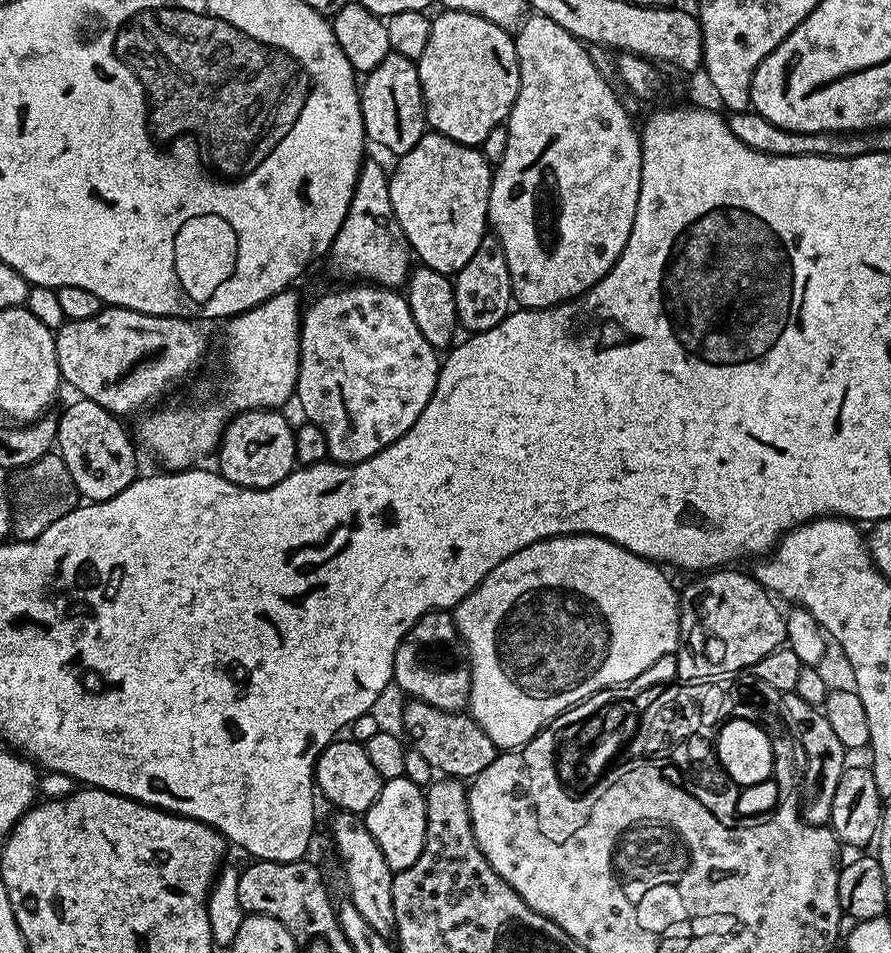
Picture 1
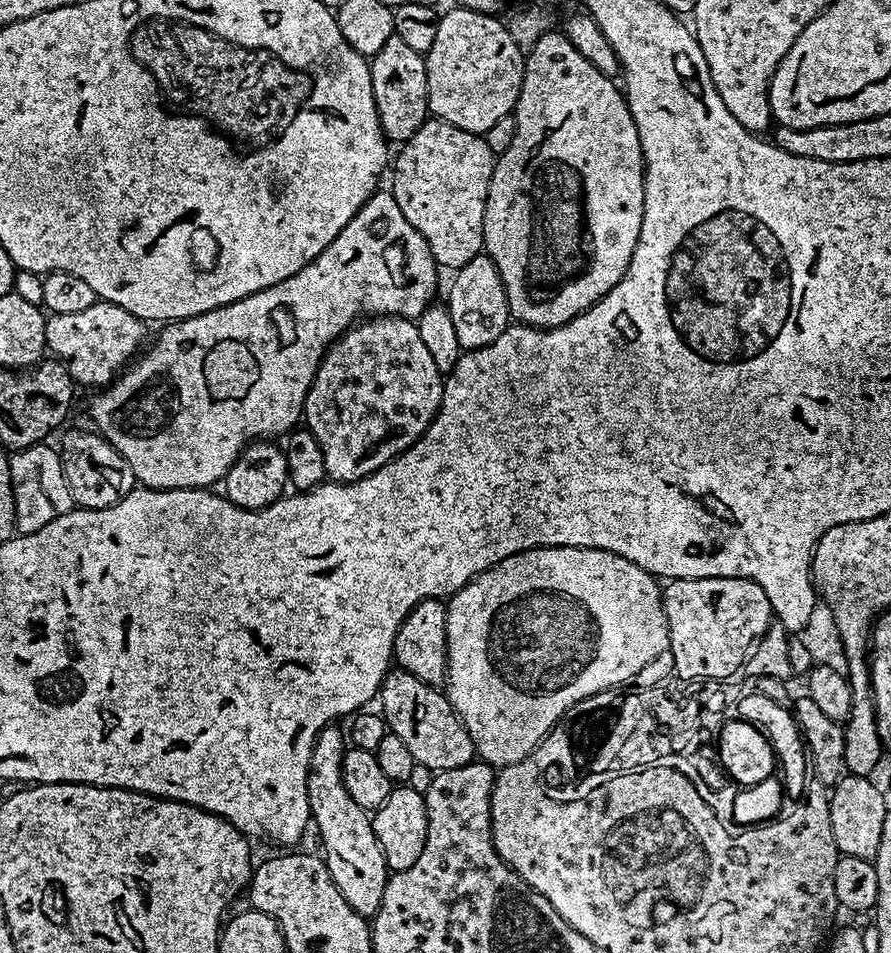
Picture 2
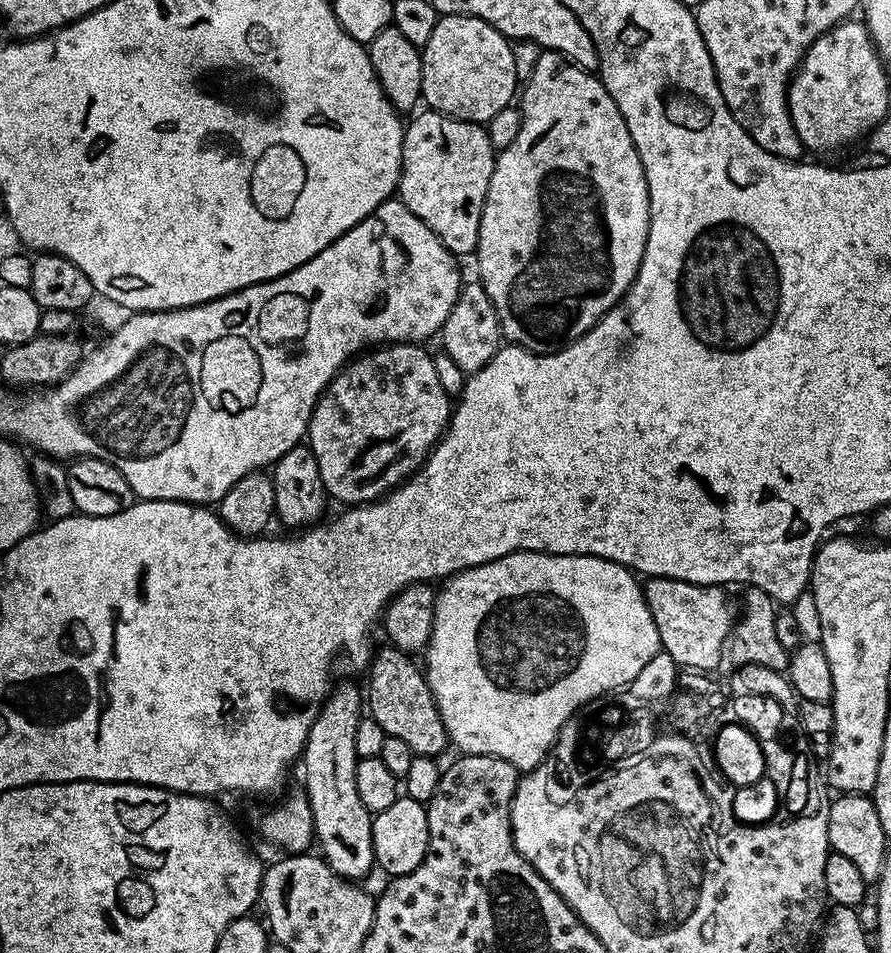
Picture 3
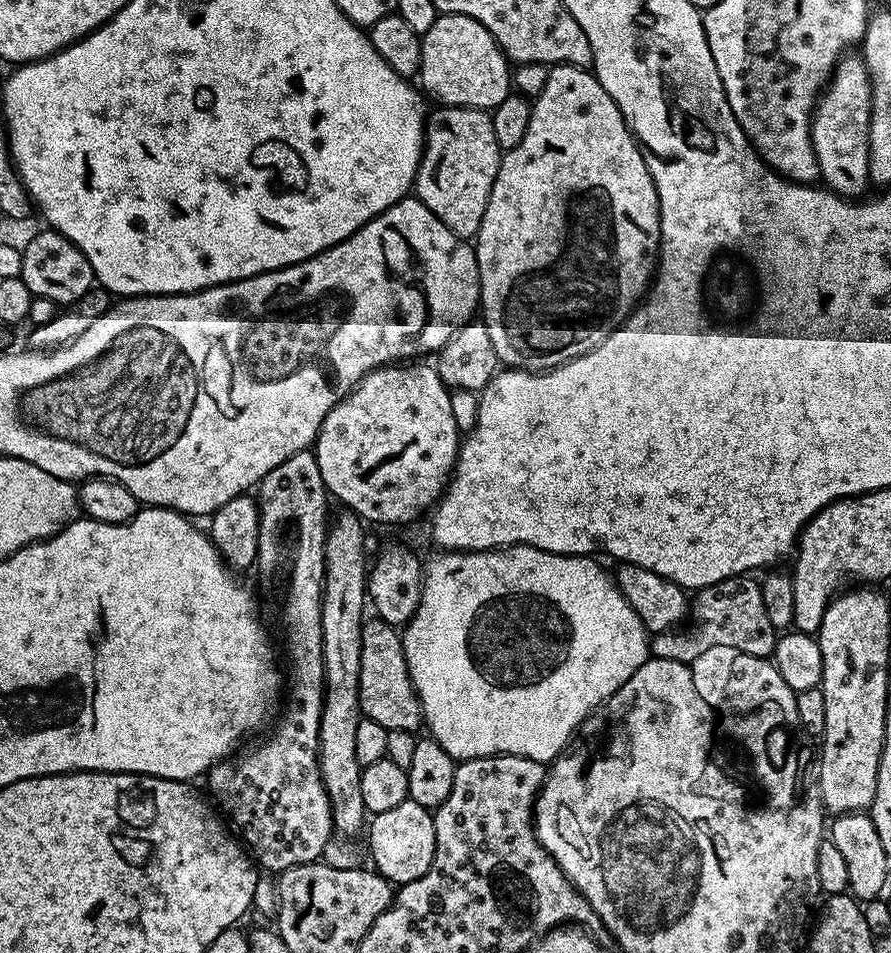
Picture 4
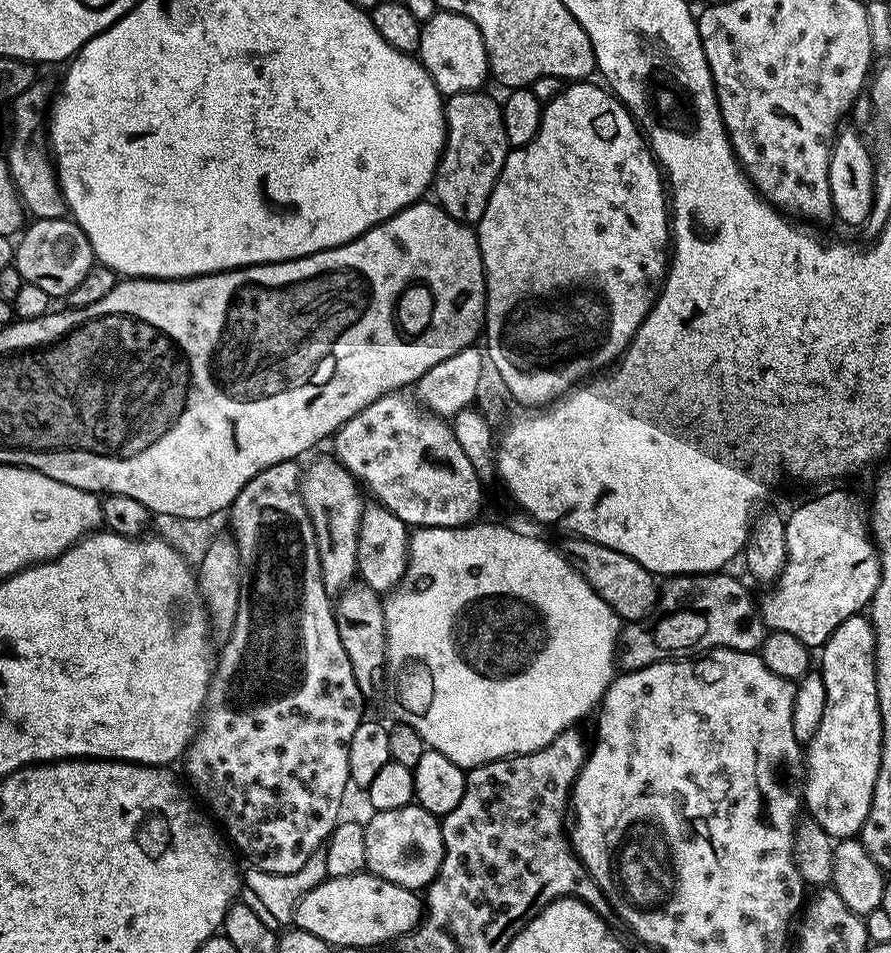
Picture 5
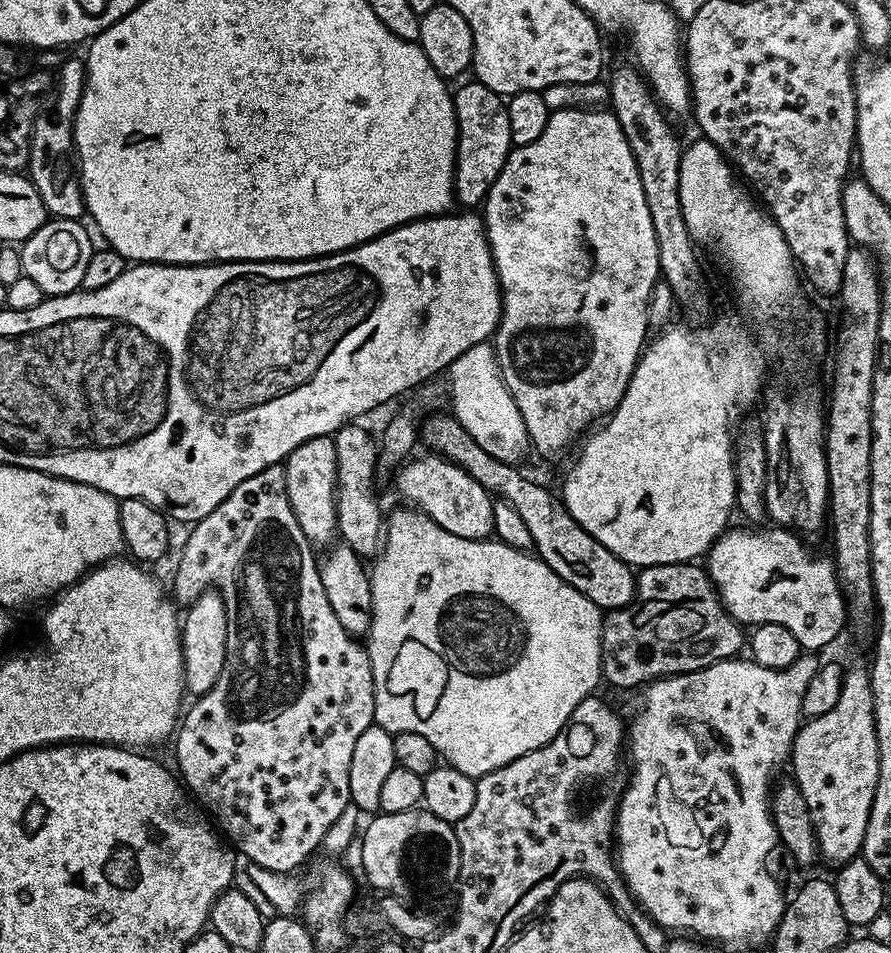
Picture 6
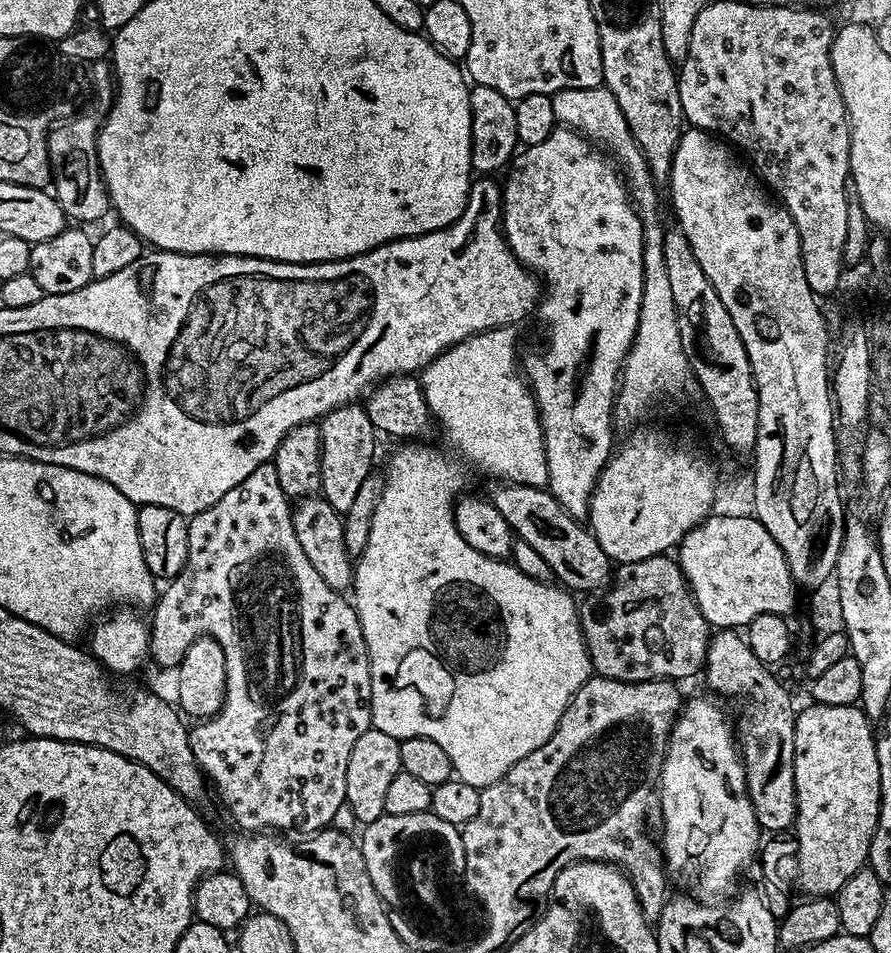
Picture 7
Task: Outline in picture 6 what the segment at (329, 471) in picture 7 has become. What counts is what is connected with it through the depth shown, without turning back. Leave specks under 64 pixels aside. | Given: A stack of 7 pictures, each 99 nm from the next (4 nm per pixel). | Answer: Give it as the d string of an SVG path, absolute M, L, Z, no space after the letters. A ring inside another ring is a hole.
M353 422L351 424L343 424L334 434L334 439L336 441L336 461L338 462L338 470L336 471L336 478L338 481L338 503L336 505L336 531L338 533L339 539L343 543L350 546L350 550L354 550L354 554L358 554L361 558L372 558L379 553L382 547L382 533L386 527L385 517L382 515L380 517L380 504L376 501L376 488L372 483L377 483L378 473L376 470L376 457L378 455L378 440L375 435L371 436L366 429L363 428L363 423Z

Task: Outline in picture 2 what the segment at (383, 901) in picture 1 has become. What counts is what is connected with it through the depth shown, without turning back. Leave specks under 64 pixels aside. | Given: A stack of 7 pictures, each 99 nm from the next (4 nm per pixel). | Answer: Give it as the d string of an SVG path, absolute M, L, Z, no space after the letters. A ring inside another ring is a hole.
M336 726L324 728L314 742L314 750L310 754L310 770L306 778L306 808L310 813L314 832L320 835L320 844L324 847L322 859L330 870L330 878L334 886L350 902L350 906L365 918L375 916L380 909L382 894L386 890L386 882L390 869L382 846L374 834L372 816L350 794L346 792L346 782L342 782L342 758L346 751L346 736Z

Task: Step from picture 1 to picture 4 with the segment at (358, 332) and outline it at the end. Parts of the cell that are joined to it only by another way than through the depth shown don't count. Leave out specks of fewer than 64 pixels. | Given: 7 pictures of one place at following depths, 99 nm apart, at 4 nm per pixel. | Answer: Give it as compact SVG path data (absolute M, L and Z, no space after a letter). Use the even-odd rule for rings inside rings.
M393 362L385 364L383 368L375 368L372 372L367 372L365 376L356 384L348 395L334 406L326 414L326 418L320 427L320 433L316 435L314 441L314 451L318 470L322 470L322 482L328 489L329 497L333 501L341 500L345 504L349 513L360 517L361 521L372 524L408 524L411 520L416 520L420 515L427 513L439 501L447 488L449 480L452 479L452 470L456 466L456 456L460 453L462 443L461 429L457 428L454 422L454 410L450 410L450 398L452 392L447 384L442 382L442 378L435 370L435 367L428 362Z

